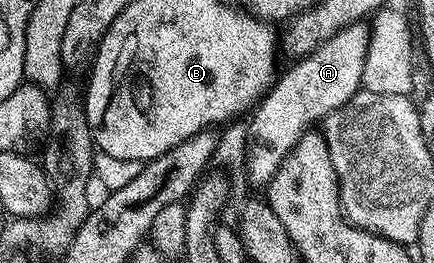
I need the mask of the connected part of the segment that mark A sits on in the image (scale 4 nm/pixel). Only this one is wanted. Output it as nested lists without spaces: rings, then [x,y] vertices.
[[[364,21],[356,22],[350,26],[344,26],[331,40],[319,44],[315,52],[311,52],[306,58],[298,59],[292,63],[289,71],[282,73],[265,97],[257,103],[248,119],[249,135],[246,142],[245,163],[243,172],[247,174],[248,182],[255,188],[268,187],[275,172],[281,167],[283,160],[293,151],[304,134],[310,129],[312,122],[320,123],[328,114],[336,114],[339,108],[347,104],[347,100],[356,98],[362,89],[364,80],[364,64],[368,56],[370,27]]]

